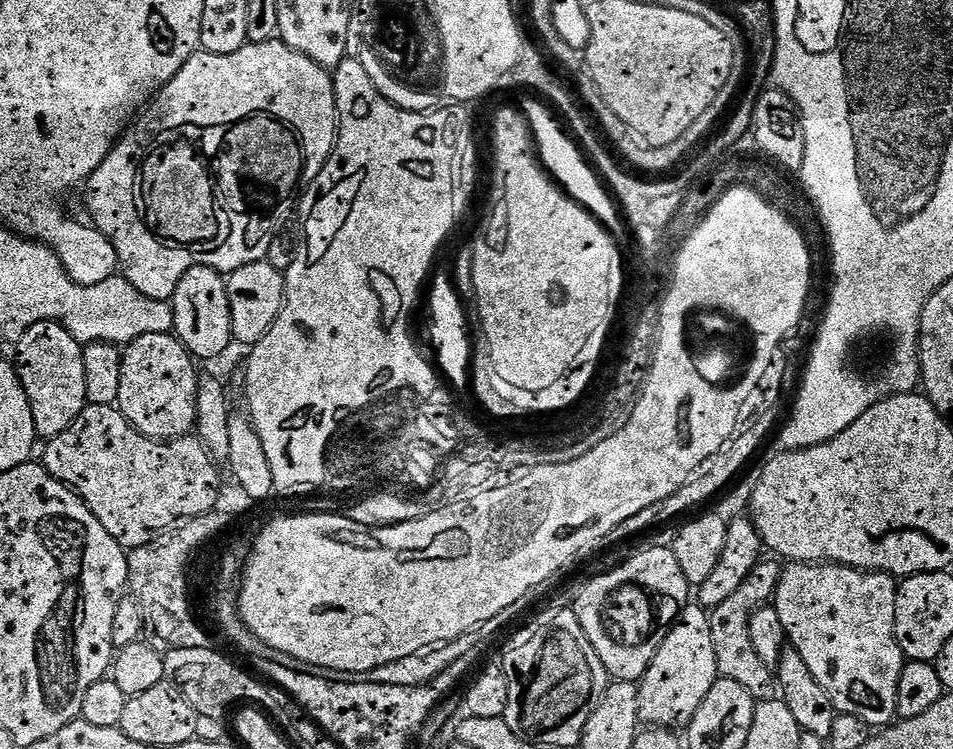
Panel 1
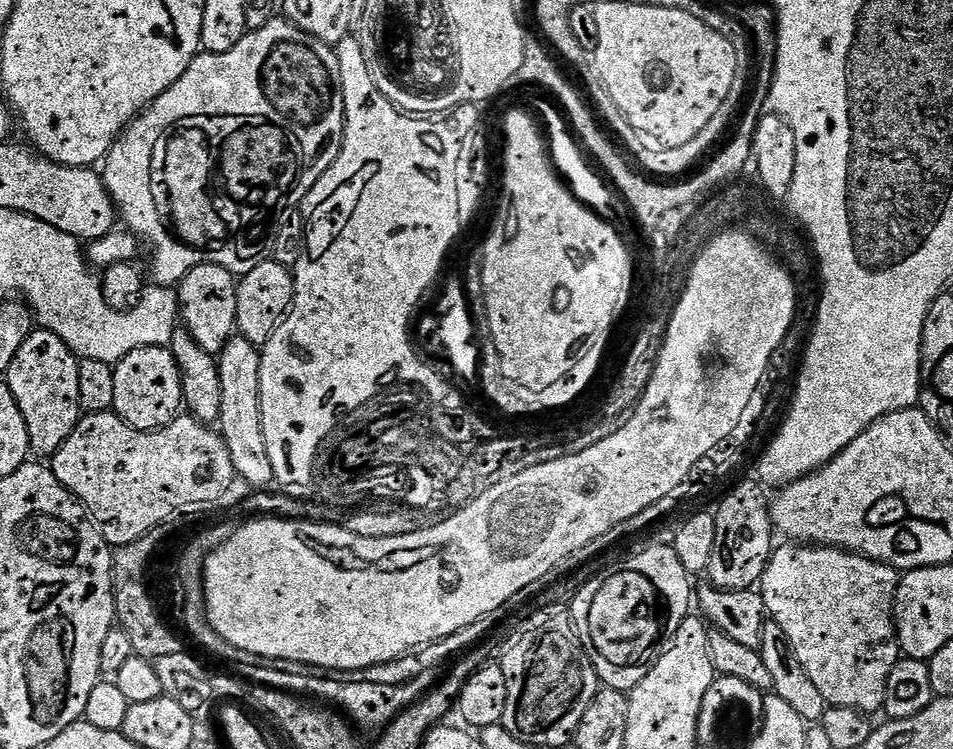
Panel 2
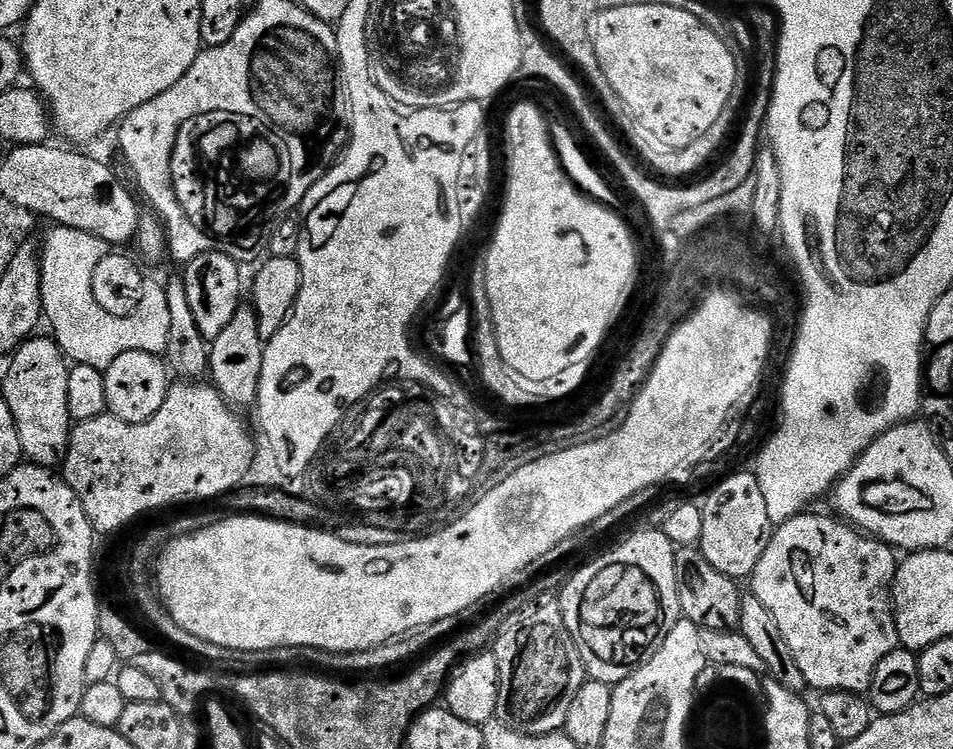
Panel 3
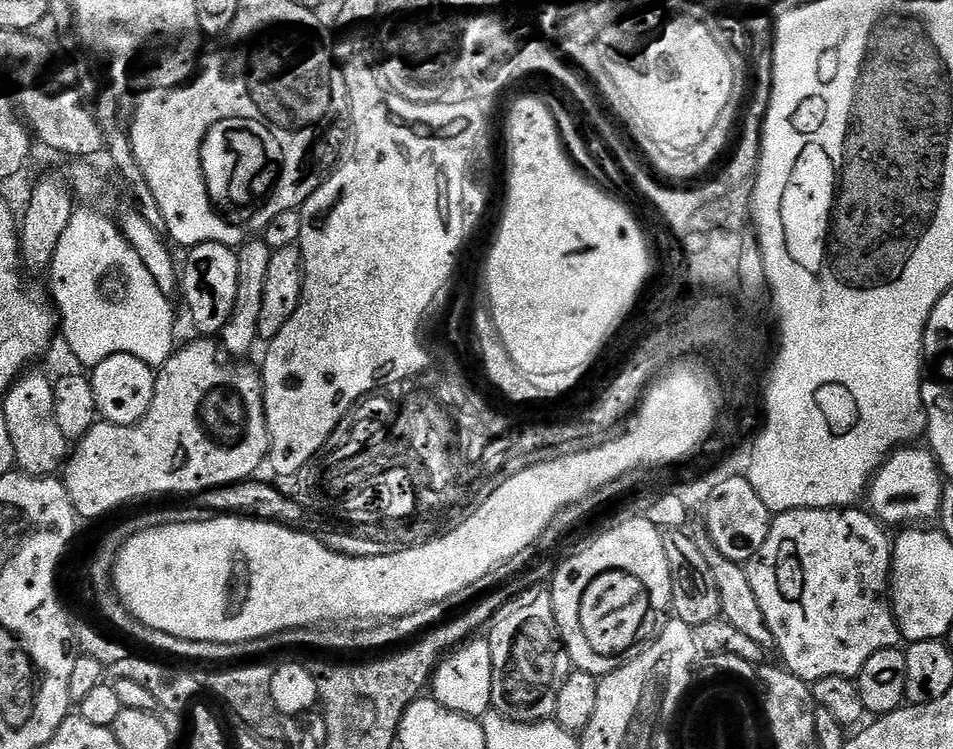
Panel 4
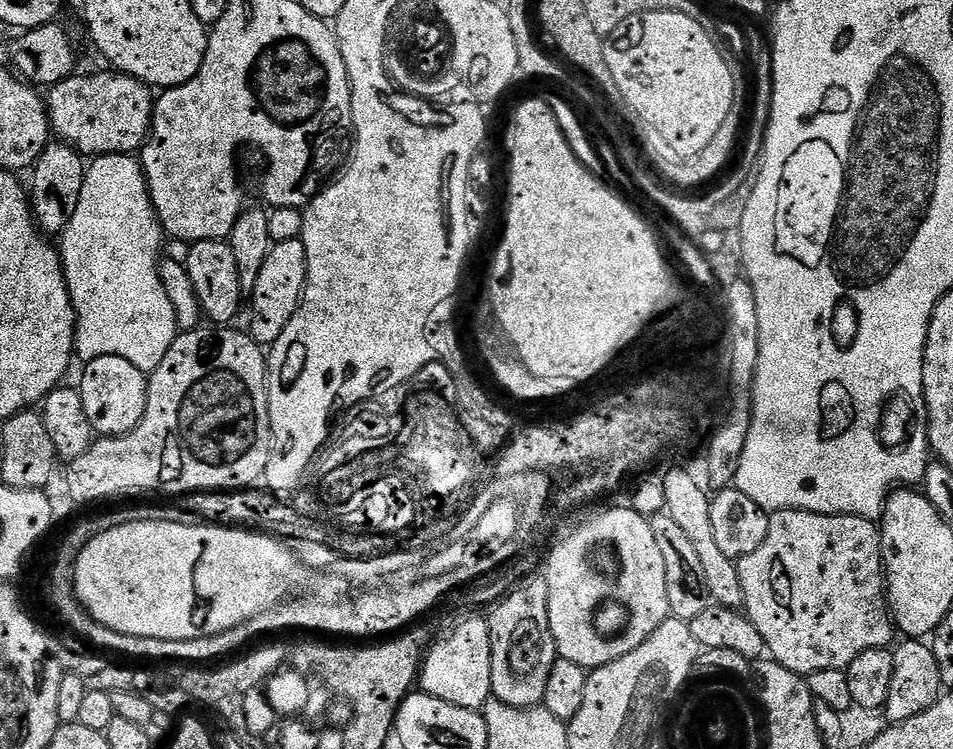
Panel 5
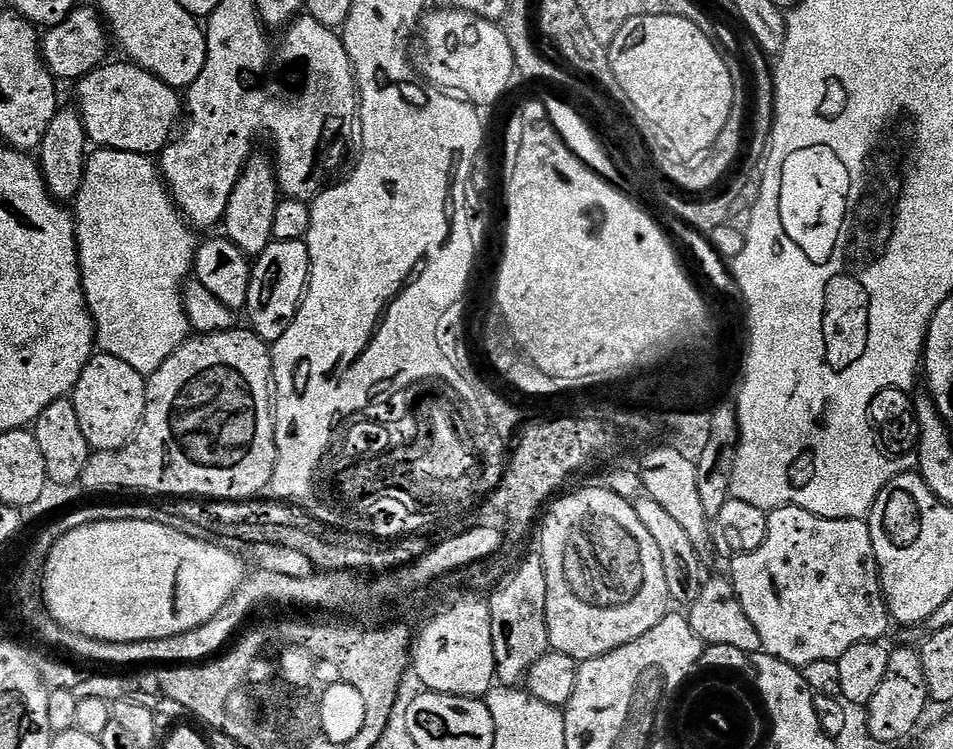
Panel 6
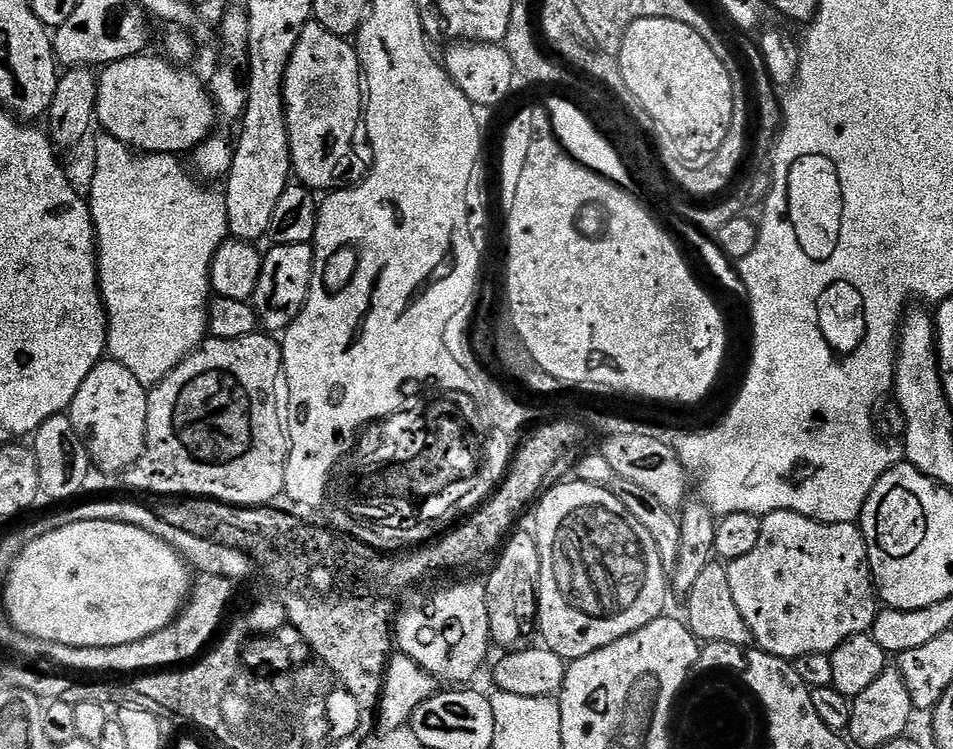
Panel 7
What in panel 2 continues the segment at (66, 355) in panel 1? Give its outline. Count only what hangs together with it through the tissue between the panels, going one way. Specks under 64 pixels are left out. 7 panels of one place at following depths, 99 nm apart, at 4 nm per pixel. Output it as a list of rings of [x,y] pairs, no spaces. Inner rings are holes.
[[[37,327],[20,345],[17,356],[10,362],[6,373],[6,383],[8,389],[14,394],[14,402],[18,402],[18,410],[22,410],[22,418],[26,418],[26,434],[28,435],[28,447],[37,457],[51,458],[55,452],[70,438],[74,426],[78,426],[82,409],[78,398],[78,366],[80,360],[58,338],[58,334],[48,331],[47,328]]]

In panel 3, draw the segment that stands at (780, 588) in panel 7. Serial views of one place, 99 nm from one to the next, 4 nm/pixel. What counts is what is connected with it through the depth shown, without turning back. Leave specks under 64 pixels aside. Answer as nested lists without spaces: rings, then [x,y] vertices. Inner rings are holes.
[[[801,514],[790,518],[785,524],[775,525],[770,542],[766,546],[766,554],[762,554],[758,566],[752,571],[750,592],[758,598],[758,602],[762,602],[762,606],[766,606],[766,610],[770,610],[770,614],[774,614],[774,619],[777,620],[783,636],[786,637],[786,646],[790,646],[790,654],[794,654],[794,662],[798,662],[798,670],[802,670],[802,678],[806,678],[809,689],[816,688],[817,693],[850,690],[864,694],[872,684],[872,675],[878,662],[882,662],[882,658],[886,658],[886,654],[894,651],[900,643],[896,629],[896,613],[892,610],[892,583],[896,577],[898,556],[887,544],[875,538],[869,538],[865,533],[853,528],[851,524],[835,515],[832,515],[833,517],[808,515]]]

